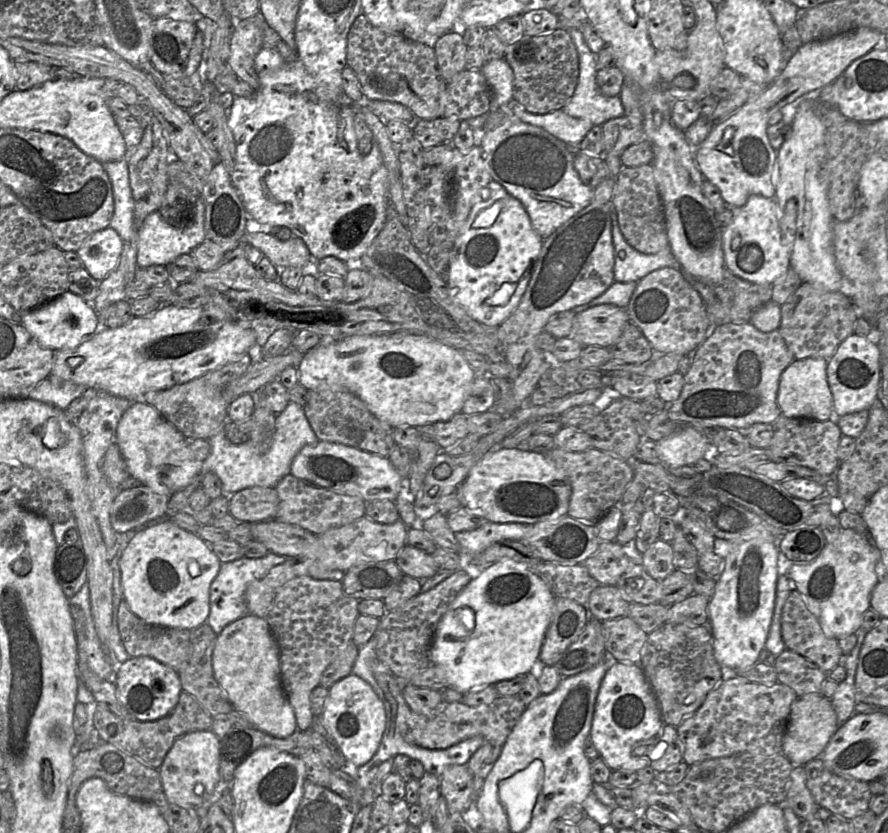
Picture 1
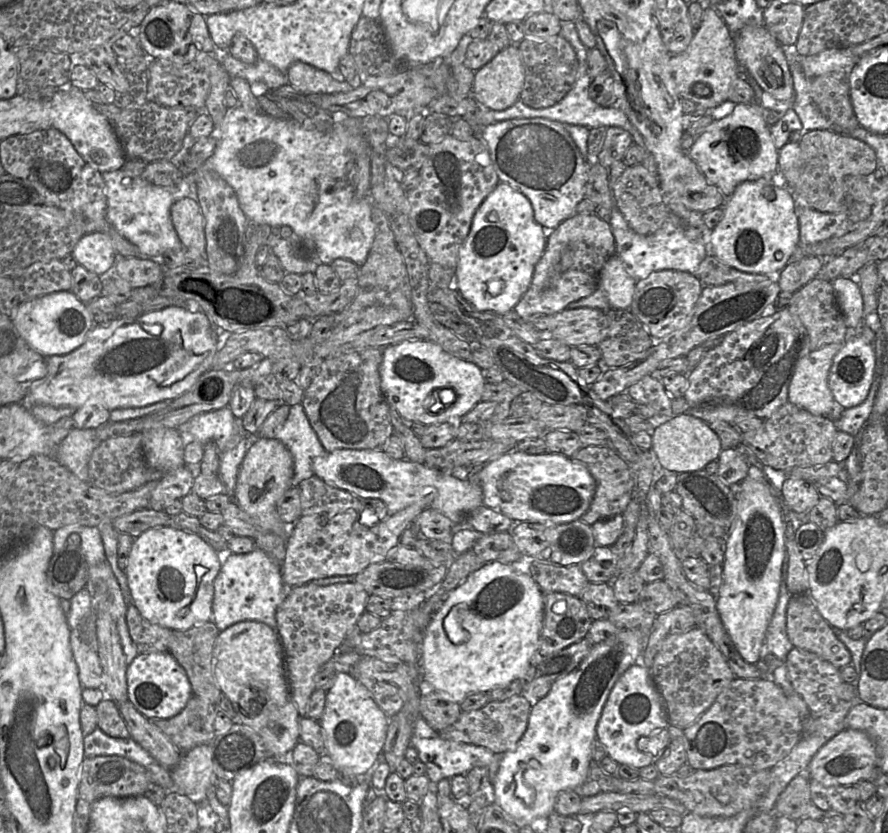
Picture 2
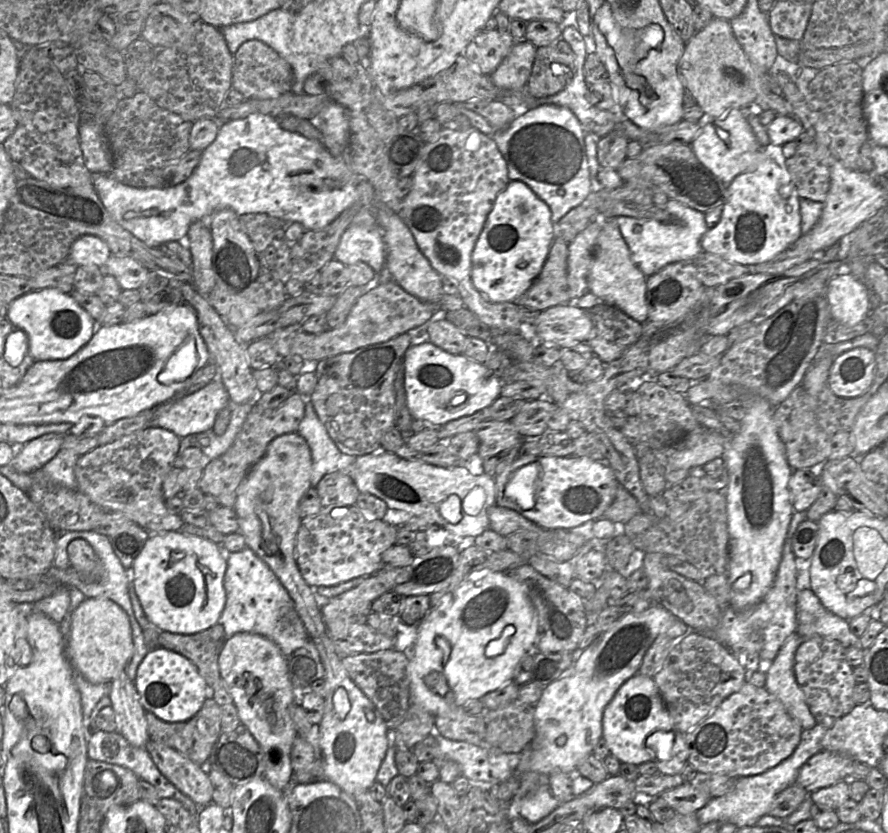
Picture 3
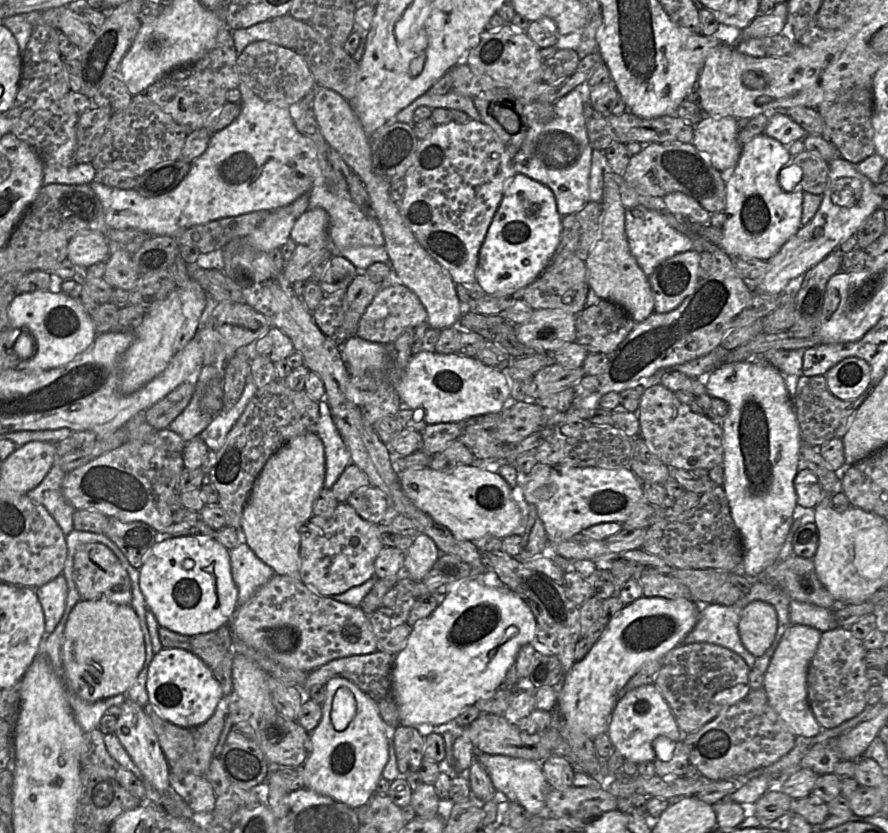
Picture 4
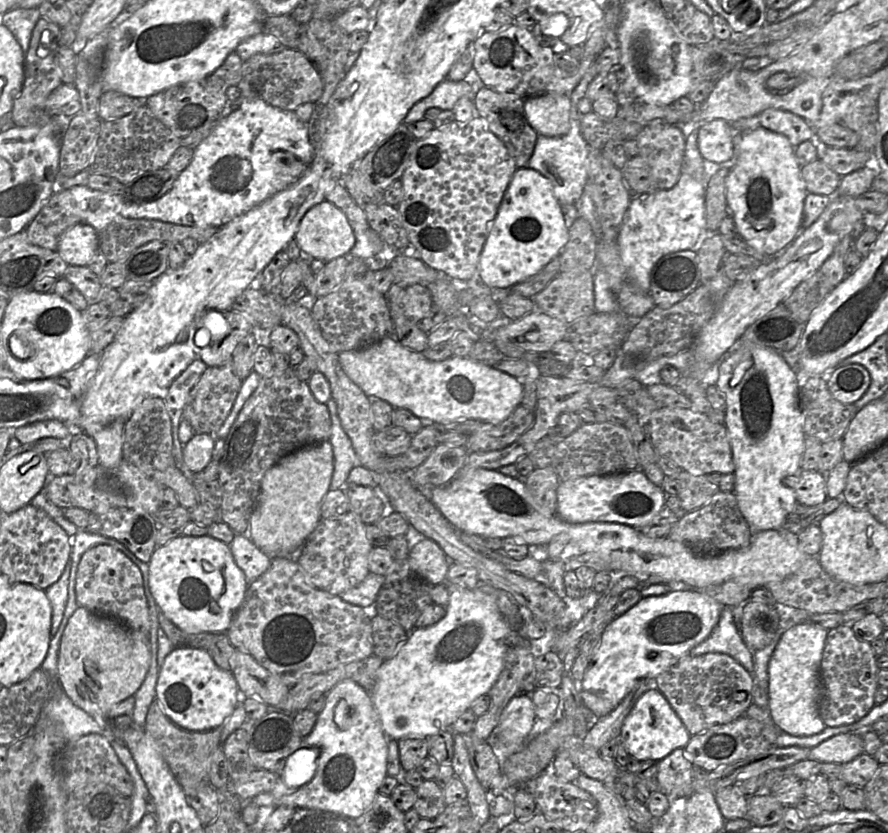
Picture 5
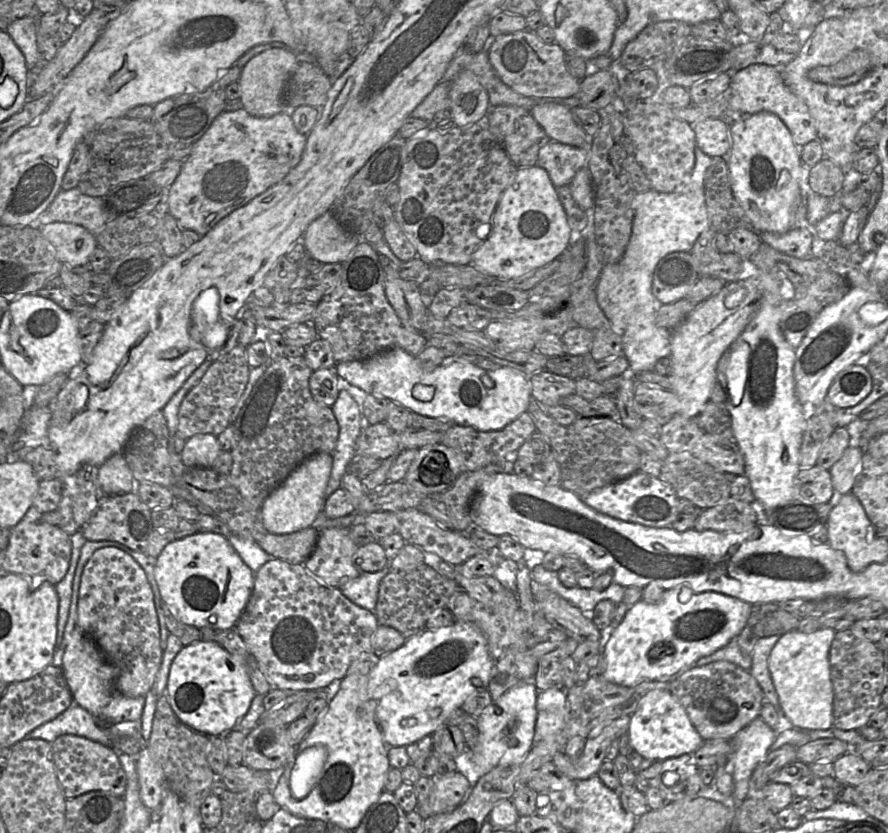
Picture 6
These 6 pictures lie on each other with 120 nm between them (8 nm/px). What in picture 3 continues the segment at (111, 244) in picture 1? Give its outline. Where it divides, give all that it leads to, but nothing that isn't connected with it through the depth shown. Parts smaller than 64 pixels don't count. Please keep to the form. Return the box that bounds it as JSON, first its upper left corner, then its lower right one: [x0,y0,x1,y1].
[69,235,112,268]

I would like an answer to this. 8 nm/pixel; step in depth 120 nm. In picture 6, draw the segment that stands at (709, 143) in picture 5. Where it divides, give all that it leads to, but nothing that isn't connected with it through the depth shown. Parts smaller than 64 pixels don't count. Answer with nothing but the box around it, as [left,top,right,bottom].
[691,118,731,157]

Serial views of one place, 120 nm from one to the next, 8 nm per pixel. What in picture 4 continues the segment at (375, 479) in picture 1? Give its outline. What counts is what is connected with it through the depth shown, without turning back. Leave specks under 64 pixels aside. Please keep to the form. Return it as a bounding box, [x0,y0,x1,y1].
[399,465,524,540]

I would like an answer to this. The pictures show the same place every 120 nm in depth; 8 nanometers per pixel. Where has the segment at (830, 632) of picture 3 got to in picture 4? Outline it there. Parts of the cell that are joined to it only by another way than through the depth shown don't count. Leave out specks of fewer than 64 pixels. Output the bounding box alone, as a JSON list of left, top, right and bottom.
[789,600,837,632]

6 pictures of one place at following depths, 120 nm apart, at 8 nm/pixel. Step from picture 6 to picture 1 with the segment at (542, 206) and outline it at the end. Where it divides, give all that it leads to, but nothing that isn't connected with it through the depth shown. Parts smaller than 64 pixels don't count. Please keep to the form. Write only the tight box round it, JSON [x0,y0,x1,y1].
[446,179,543,326]

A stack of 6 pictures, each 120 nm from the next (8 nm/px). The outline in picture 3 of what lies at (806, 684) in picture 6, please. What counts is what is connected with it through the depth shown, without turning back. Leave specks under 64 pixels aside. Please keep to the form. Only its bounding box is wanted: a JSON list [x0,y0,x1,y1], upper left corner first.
[764,632,817,730]

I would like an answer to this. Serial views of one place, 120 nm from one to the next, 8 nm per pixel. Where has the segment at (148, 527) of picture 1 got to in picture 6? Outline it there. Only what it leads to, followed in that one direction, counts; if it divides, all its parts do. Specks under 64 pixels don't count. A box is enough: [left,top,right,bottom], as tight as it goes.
[154,531,255,630]

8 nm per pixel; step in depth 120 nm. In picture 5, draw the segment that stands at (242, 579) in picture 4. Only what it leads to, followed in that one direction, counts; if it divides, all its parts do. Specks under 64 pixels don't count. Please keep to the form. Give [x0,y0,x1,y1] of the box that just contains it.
[229,534,272,582]

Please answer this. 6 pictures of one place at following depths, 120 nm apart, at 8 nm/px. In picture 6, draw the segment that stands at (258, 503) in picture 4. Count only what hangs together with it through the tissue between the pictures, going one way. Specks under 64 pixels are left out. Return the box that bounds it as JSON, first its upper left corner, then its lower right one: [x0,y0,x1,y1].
[260,453,333,534]

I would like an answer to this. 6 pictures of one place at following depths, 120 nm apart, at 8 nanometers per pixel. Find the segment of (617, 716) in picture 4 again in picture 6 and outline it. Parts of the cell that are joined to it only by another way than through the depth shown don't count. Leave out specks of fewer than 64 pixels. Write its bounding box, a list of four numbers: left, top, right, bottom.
[627,690,704,761]

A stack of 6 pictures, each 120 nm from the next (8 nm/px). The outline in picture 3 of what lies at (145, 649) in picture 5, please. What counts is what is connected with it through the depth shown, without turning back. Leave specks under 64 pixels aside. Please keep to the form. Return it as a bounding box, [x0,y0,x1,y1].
[67,598,134,684]

